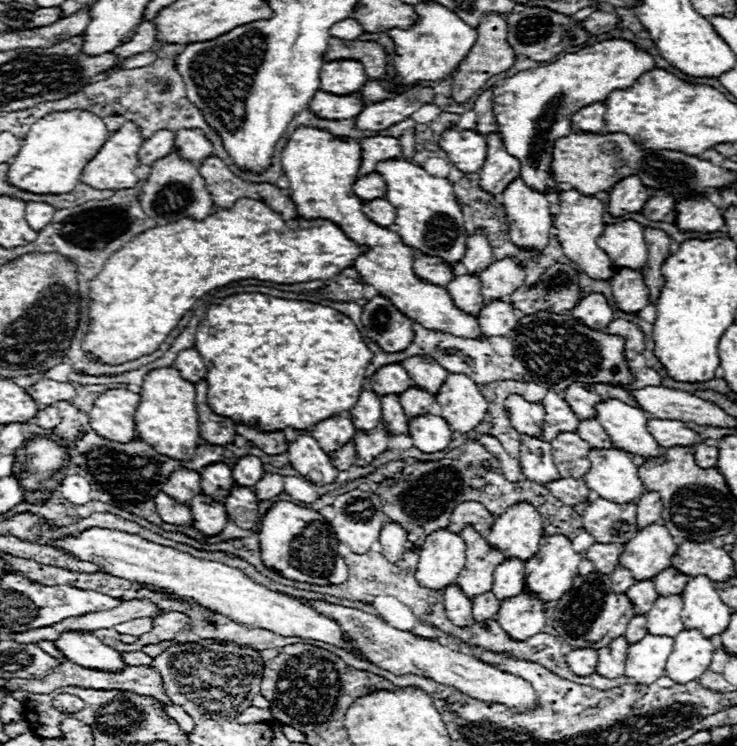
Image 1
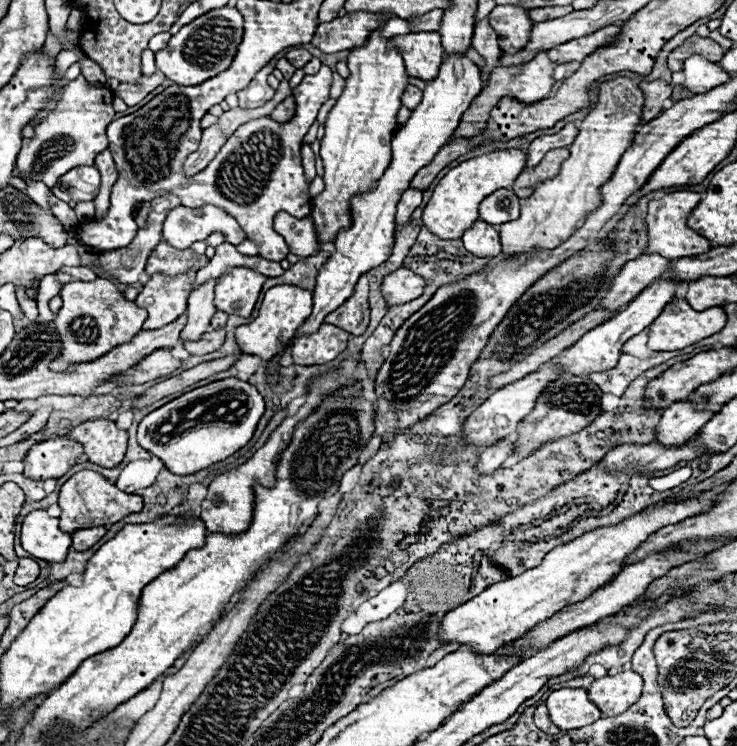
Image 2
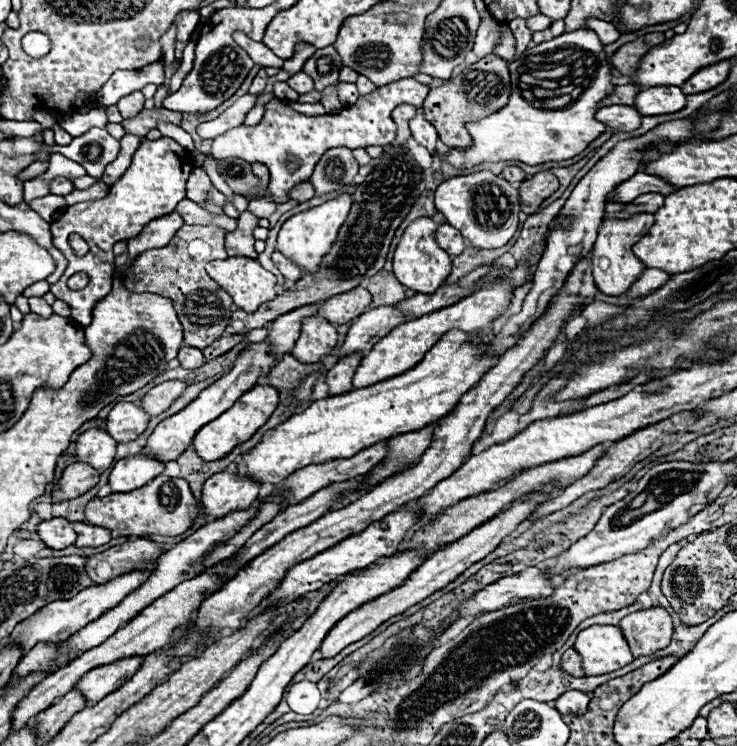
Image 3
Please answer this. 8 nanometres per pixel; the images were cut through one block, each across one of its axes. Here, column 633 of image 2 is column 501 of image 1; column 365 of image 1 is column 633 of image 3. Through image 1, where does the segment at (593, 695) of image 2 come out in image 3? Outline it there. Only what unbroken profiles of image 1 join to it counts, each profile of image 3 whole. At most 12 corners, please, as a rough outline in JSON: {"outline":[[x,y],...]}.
{"outline":[[662,606],[632,612],[620,628],[634,658],[670,644],[672,618]]}

